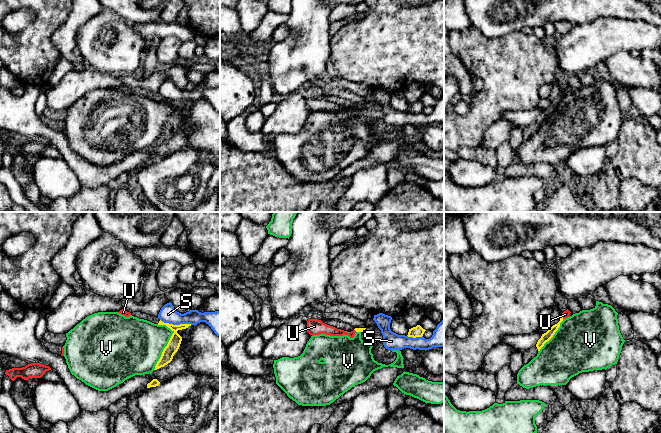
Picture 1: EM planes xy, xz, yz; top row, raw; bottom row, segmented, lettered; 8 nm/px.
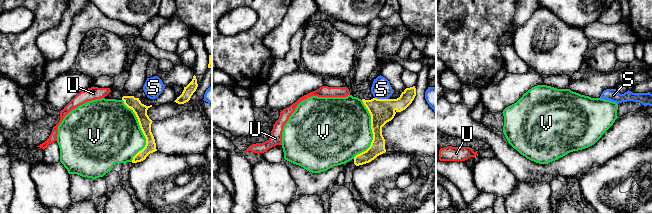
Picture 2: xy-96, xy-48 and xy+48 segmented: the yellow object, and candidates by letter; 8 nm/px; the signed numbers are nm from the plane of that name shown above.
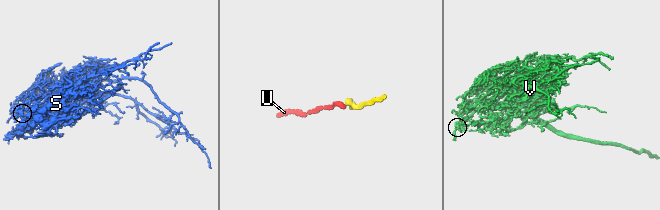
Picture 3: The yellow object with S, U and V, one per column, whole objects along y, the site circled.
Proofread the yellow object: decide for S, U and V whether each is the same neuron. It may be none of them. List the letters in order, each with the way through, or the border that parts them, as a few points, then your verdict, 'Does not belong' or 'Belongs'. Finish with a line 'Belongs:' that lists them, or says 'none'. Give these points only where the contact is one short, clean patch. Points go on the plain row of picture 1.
S: Boundary: xy (160, 95), (166, 99), (191, 100). Does not belong
U: Path across: xz (356, 105), (355, 106), (344, 109), (326, 105). Belongs
V: Does not belong
Belongs: U

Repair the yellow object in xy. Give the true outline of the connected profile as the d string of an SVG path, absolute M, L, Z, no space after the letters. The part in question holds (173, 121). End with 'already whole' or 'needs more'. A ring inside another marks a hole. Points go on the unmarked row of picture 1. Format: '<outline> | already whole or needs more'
M161 96L159 97L158 101L166 101L174 109L172 110L167 122L164 124L162 131L159 137L157 138L154 146L164 143L165 141L167 141L168 139L172 137L173 132L178 127L181 117L182 117L182 113L177 109L177 107L186 105L189 102L191 102L191 100L173 101L169 99L164 99Z | already whole

